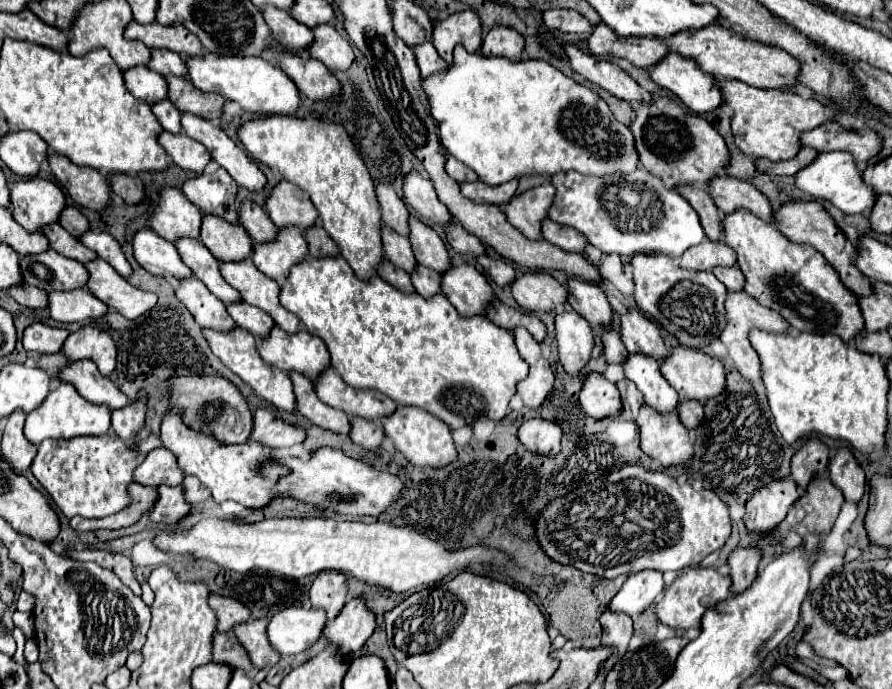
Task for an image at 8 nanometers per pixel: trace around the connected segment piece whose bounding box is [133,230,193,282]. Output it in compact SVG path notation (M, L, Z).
M139 230L135 234L133 252L135 260L151 274L167 278L171 282L193 278L193 272L185 266L185 262L181 262L175 244L167 242L153 230Z

